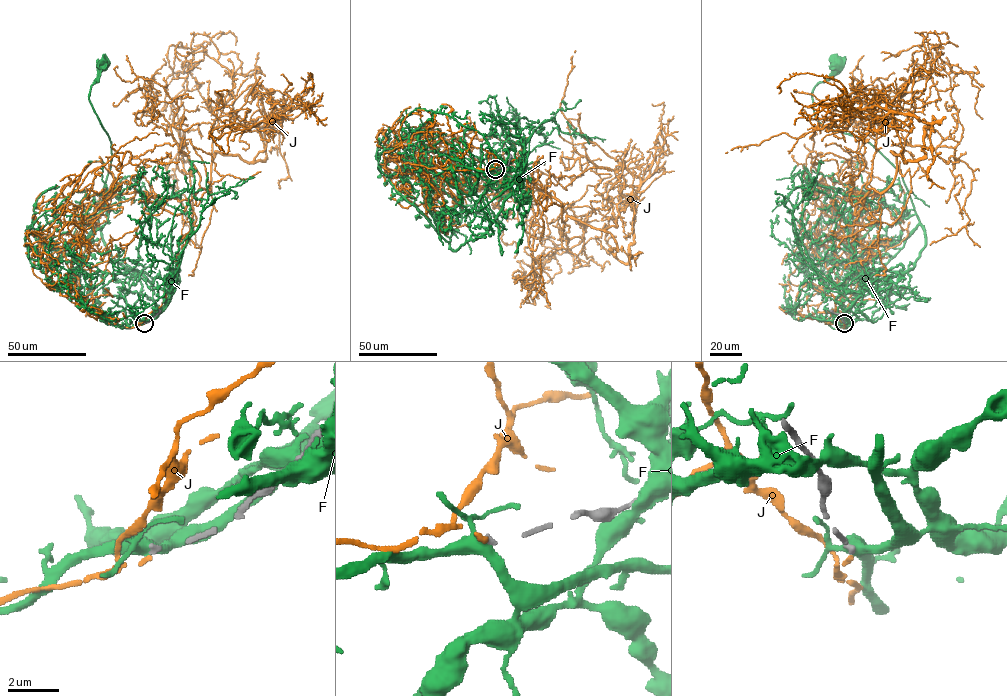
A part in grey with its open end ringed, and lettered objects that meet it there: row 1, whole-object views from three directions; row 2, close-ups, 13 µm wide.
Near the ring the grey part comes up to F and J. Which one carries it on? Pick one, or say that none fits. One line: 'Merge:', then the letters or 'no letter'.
Merge: J

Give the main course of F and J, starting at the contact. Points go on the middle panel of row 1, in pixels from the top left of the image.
F: (496, 169), (513, 170), (521, 184), (482, 234), (452, 250), (462, 194), (451, 144), (440, 137), (456, 164)
J: (495, 169), (403, 165), (457, 197), (526, 179), (562, 221), (616, 227), (623, 166), (560, 108), (575, 50)

